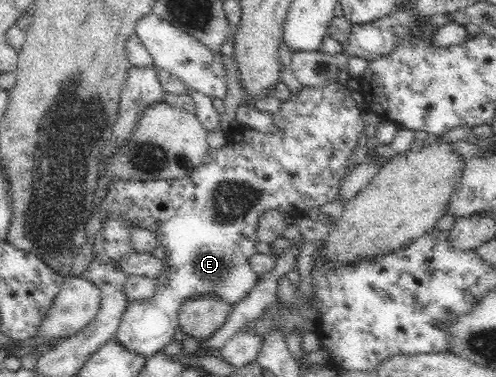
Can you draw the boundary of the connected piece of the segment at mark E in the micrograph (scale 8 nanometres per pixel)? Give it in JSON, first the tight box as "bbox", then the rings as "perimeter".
{"bbox":[104,80,366,357],"perimeter":[[[330,80],[323,86],[302,86],[298,93],[291,93],[286,101],[280,102],[278,111],[272,113],[273,130],[258,130],[251,128],[250,126],[239,125],[235,129],[230,129],[224,133],[226,143],[219,148],[209,148],[204,155],[202,163],[193,169],[185,181],[168,181],[167,179],[152,179],[150,181],[116,181],[108,185],[106,195],[104,195],[105,205],[107,205],[108,214],[114,212],[114,214],[120,214],[124,216],[126,220],[134,222],[134,225],[141,228],[150,230],[156,234],[159,244],[166,247],[167,257],[164,258],[164,264],[166,264],[166,273],[156,277],[158,287],[156,287],[156,293],[150,297],[150,299],[142,301],[130,301],[118,327],[118,331],[115,335],[115,340],[121,345],[124,351],[131,351],[136,355],[143,355],[148,357],[158,353],[166,345],[172,343],[174,340],[174,333],[179,326],[178,311],[182,307],[183,302],[194,296],[199,296],[205,293],[216,293],[216,295],[224,298],[224,301],[235,304],[241,299],[246,297],[246,294],[255,286],[256,275],[252,271],[252,266],[249,264],[250,255],[257,253],[254,246],[257,241],[256,226],[260,215],[267,209],[276,209],[282,213],[285,211],[310,211],[315,207],[330,203],[338,198],[340,193],[340,183],[344,181],[344,177],[352,171],[352,163],[350,163],[350,157],[354,153],[354,149],[358,147],[358,135],[364,131],[366,127],[366,121],[362,119],[364,109],[358,107],[356,103],[350,97],[350,90],[347,84],[340,83],[339,80]]]}

